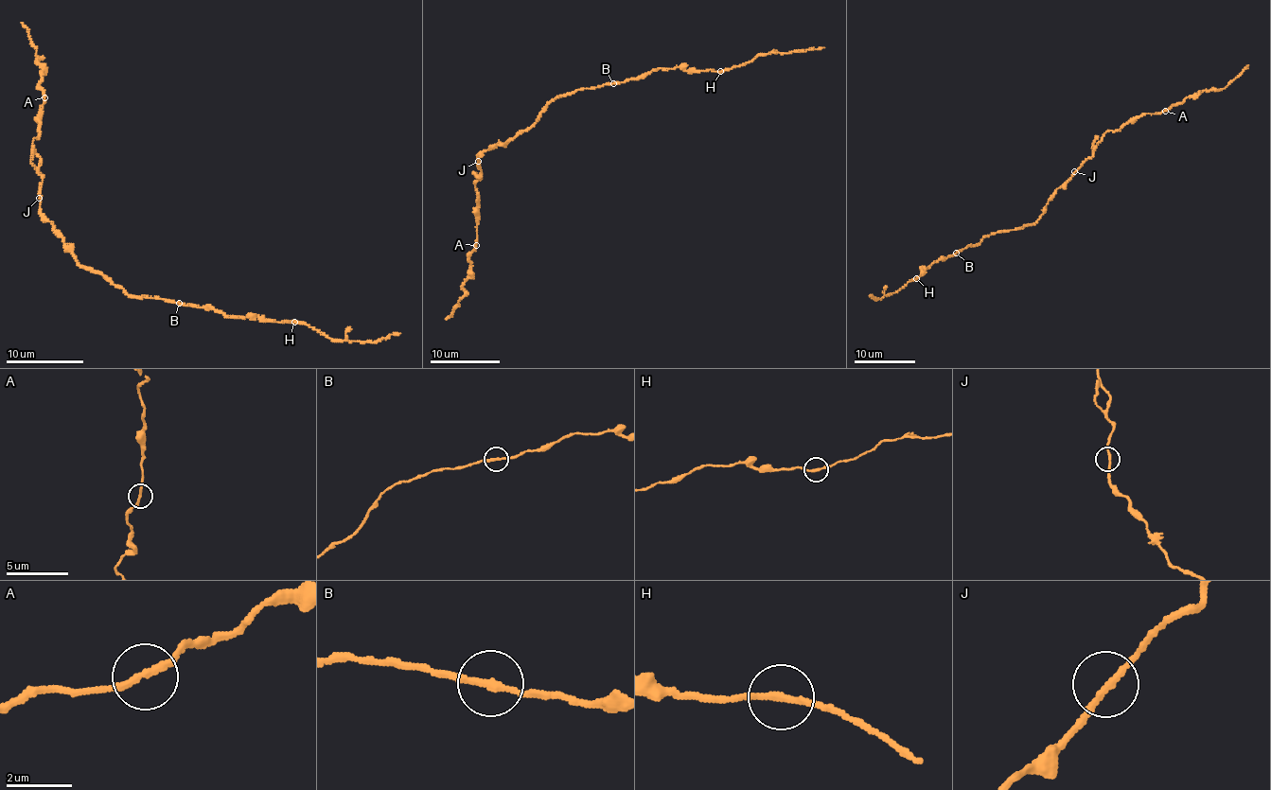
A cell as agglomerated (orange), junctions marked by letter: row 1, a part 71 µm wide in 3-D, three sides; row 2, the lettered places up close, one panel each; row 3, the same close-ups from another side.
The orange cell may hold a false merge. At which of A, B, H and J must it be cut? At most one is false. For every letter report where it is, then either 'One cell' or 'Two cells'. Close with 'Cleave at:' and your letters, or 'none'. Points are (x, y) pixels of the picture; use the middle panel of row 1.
A: Place: (476, 245). One cell
B: Place: (613, 83). One cell
H: Place: (720, 71). One cell
J: Place: (478, 161). One cell
Cleave at: none

